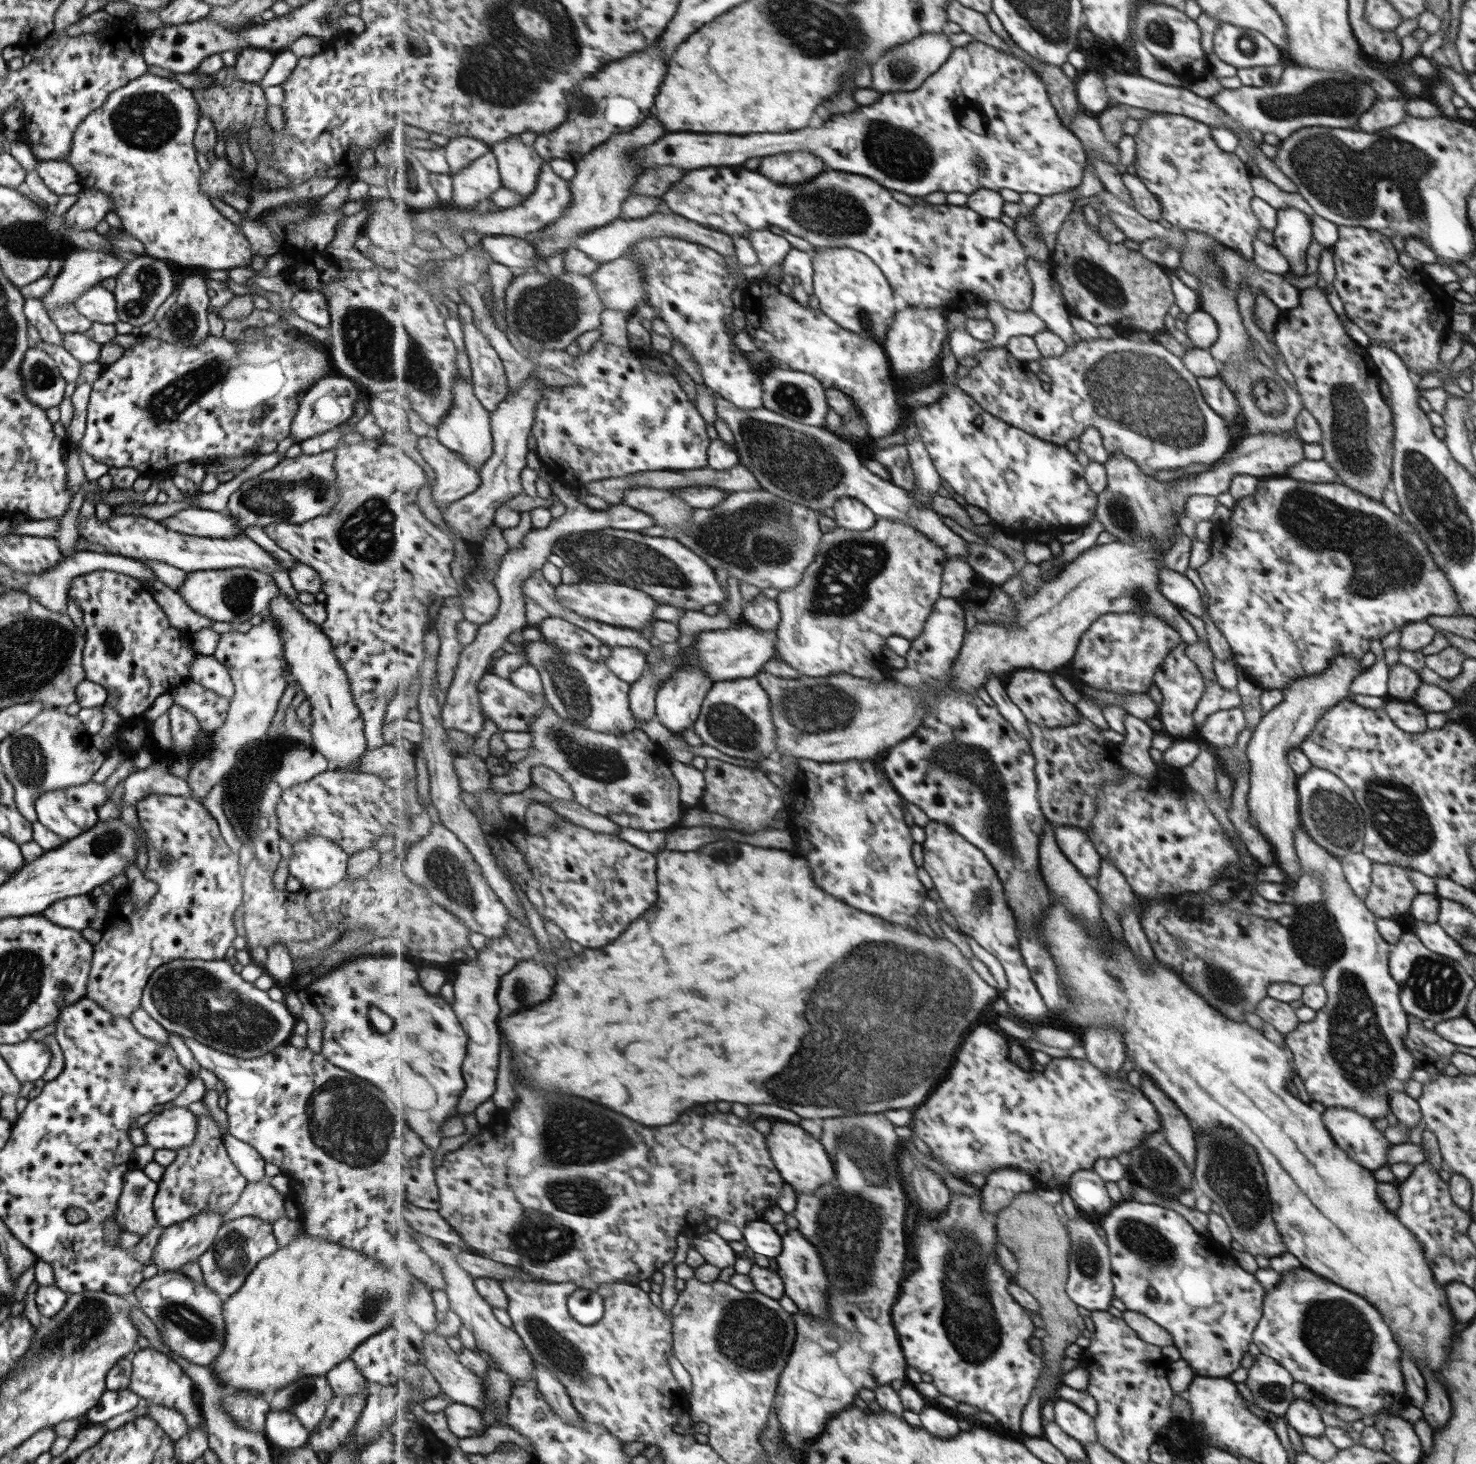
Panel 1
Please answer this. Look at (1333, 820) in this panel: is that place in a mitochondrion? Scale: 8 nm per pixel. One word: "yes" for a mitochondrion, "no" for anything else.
yes

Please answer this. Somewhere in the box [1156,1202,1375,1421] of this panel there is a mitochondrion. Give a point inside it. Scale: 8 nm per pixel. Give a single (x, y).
(1270, 1393)

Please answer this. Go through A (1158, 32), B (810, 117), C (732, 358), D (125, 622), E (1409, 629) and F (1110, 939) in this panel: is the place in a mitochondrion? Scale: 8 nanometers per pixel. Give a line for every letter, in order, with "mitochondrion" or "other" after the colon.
A: mitochondrion
B: other
C: other
D: other
E: other
F: other

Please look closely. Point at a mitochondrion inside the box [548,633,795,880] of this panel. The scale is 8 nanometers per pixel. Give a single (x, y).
(727, 723)

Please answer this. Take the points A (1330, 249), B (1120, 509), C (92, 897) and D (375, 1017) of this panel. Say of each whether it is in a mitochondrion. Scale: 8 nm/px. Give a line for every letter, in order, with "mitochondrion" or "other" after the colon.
A: other
B: mitochondrion
C: other
D: mitochondrion

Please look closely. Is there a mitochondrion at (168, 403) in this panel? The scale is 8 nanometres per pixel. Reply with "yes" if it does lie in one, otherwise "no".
yes

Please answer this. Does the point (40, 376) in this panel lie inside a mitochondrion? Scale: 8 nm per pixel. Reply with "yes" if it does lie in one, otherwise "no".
yes

